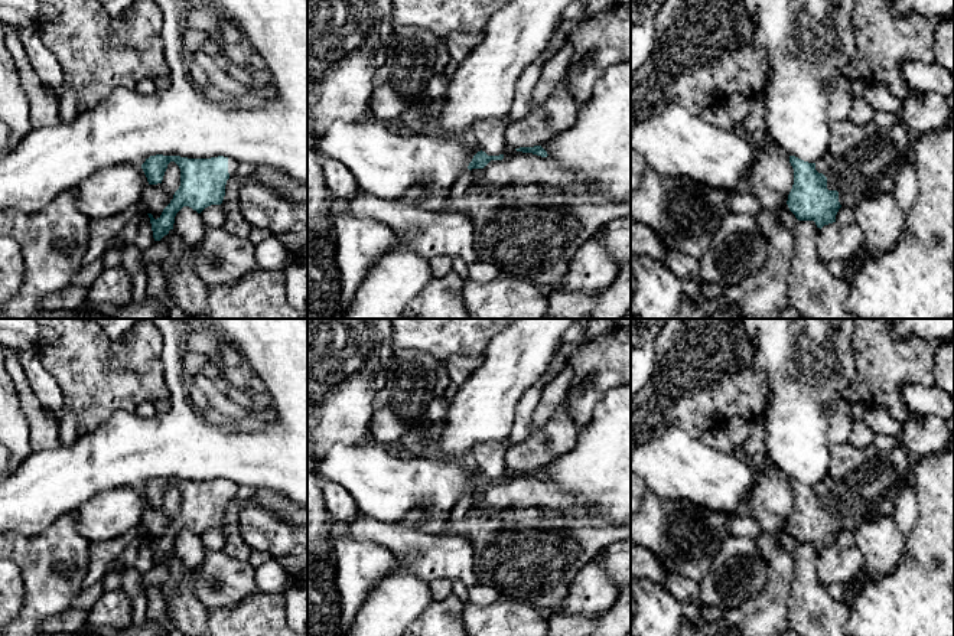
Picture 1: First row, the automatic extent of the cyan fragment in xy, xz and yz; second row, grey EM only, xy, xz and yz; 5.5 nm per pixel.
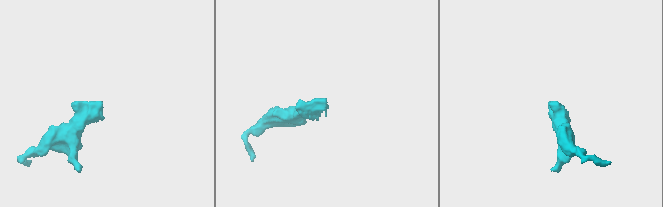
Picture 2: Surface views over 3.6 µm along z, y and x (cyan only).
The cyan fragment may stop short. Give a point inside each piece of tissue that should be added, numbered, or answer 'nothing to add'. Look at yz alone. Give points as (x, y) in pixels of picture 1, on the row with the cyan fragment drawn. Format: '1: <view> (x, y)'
1: yz (862, 162)

